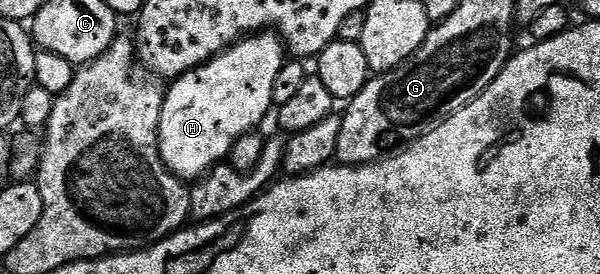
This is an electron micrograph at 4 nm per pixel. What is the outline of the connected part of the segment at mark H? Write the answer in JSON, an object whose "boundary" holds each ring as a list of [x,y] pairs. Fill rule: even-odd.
{"boundary":[[[251,33],[238,40],[232,47],[209,59],[193,71],[185,71],[165,88],[162,112],[158,126],[158,148],[162,163],[172,174],[183,181],[199,179],[205,171],[223,162],[229,156],[232,145],[249,131],[261,128],[266,114],[271,114],[272,84],[284,62],[284,45],[274,33]]]}

